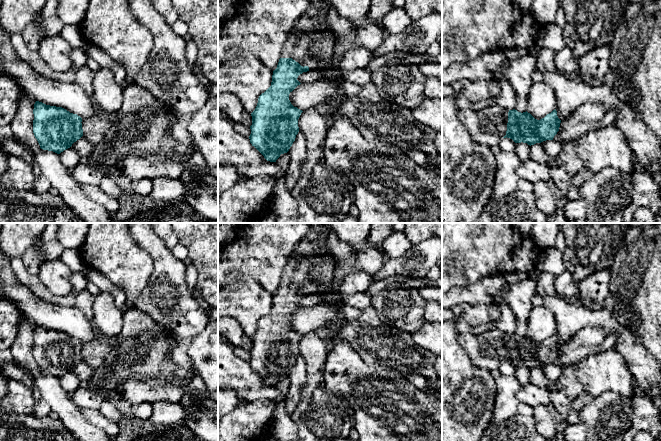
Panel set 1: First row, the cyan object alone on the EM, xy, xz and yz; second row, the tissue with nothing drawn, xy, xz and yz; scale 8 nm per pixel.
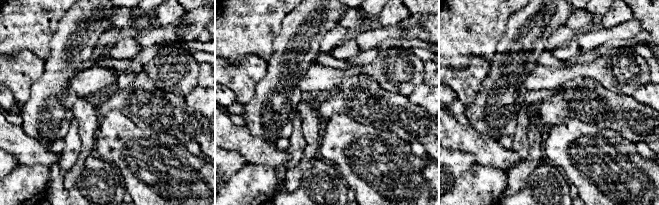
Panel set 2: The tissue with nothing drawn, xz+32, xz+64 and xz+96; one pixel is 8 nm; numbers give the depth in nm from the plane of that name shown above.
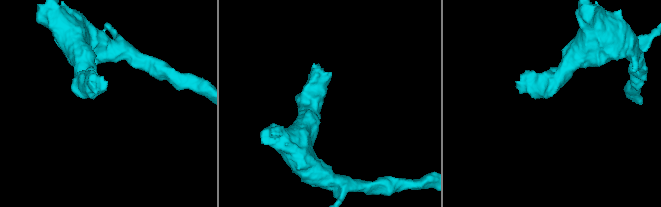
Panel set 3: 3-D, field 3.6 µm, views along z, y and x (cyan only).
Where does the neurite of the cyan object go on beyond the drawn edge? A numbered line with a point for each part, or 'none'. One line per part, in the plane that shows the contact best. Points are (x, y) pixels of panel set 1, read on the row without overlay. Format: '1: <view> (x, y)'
1: xz (304, 273)

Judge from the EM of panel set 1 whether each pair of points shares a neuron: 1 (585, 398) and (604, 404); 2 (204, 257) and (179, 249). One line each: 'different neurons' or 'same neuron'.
1: different neurons
2: different neurons

